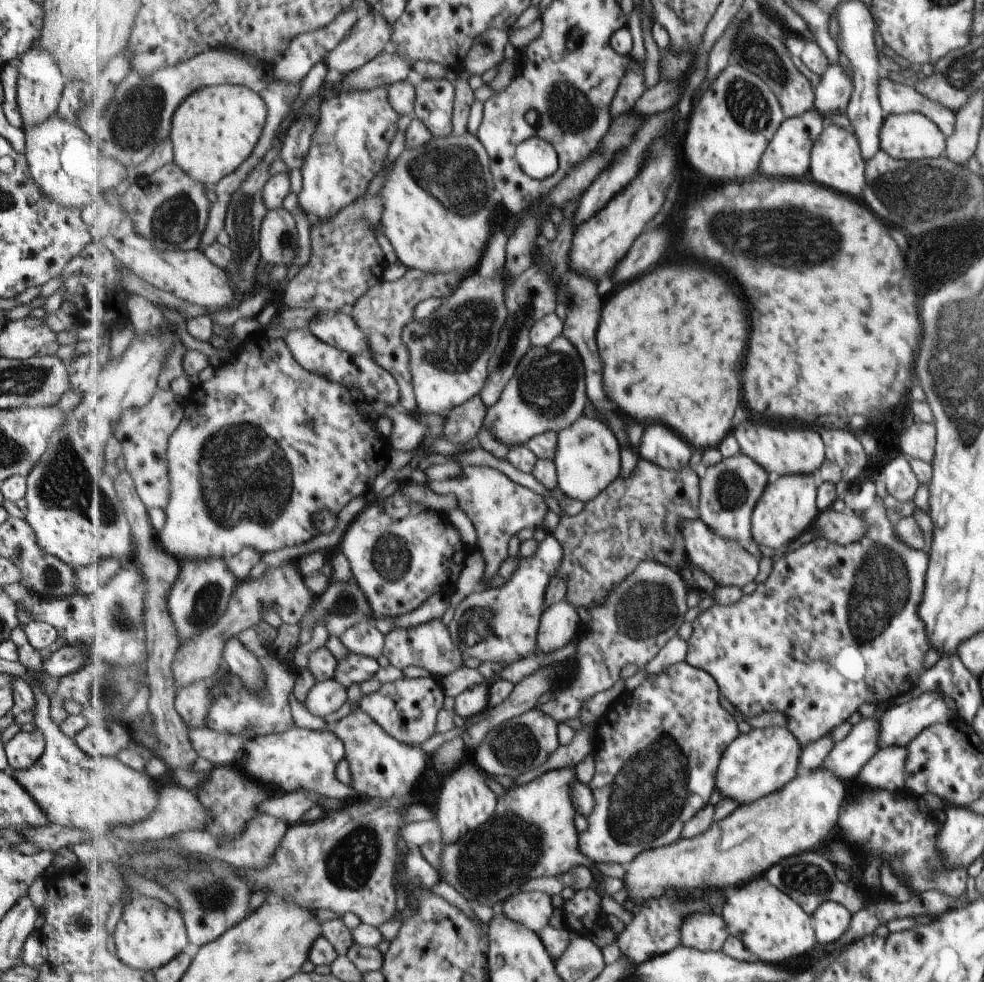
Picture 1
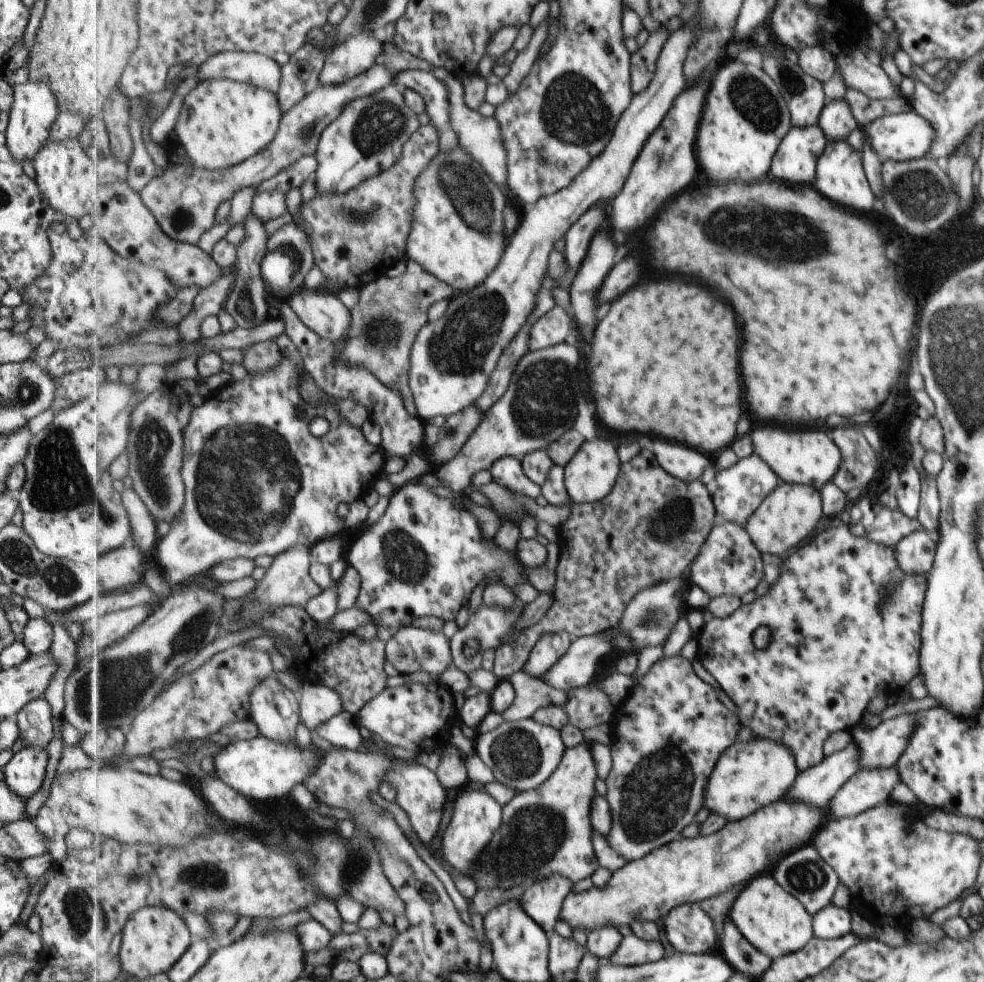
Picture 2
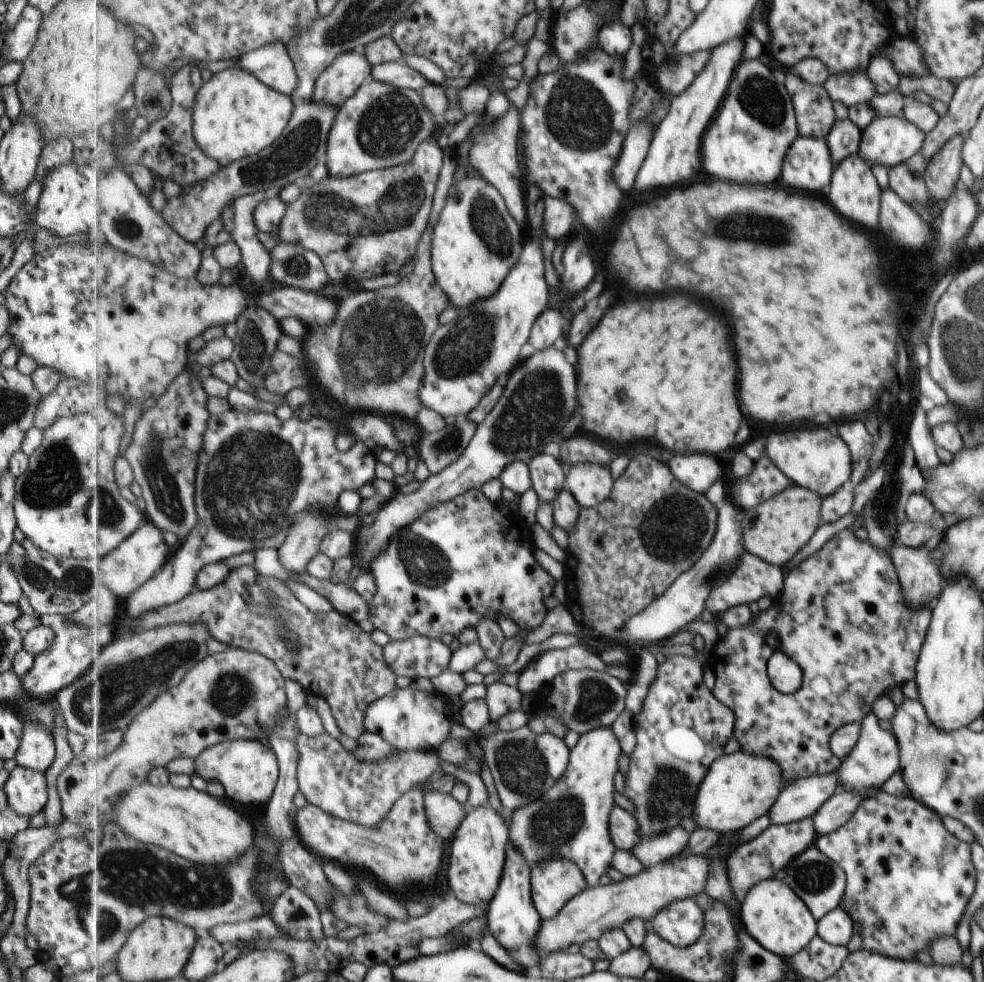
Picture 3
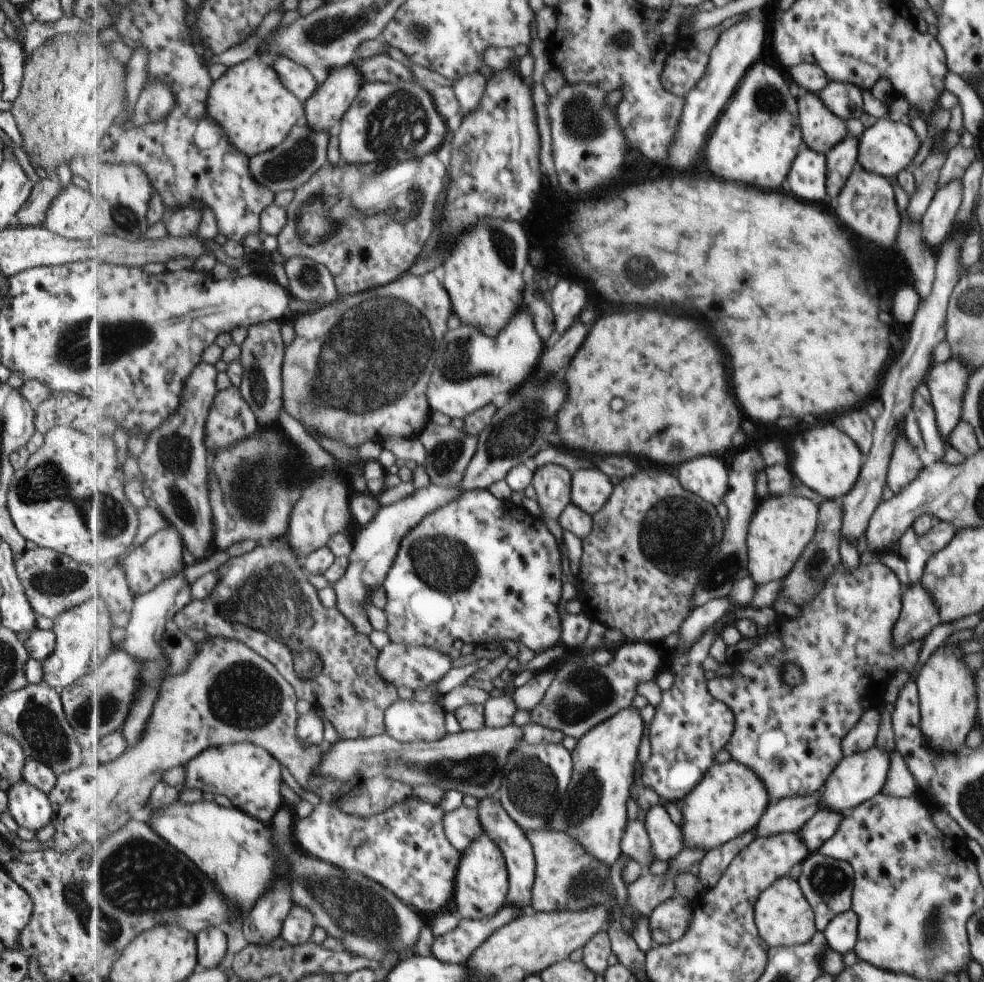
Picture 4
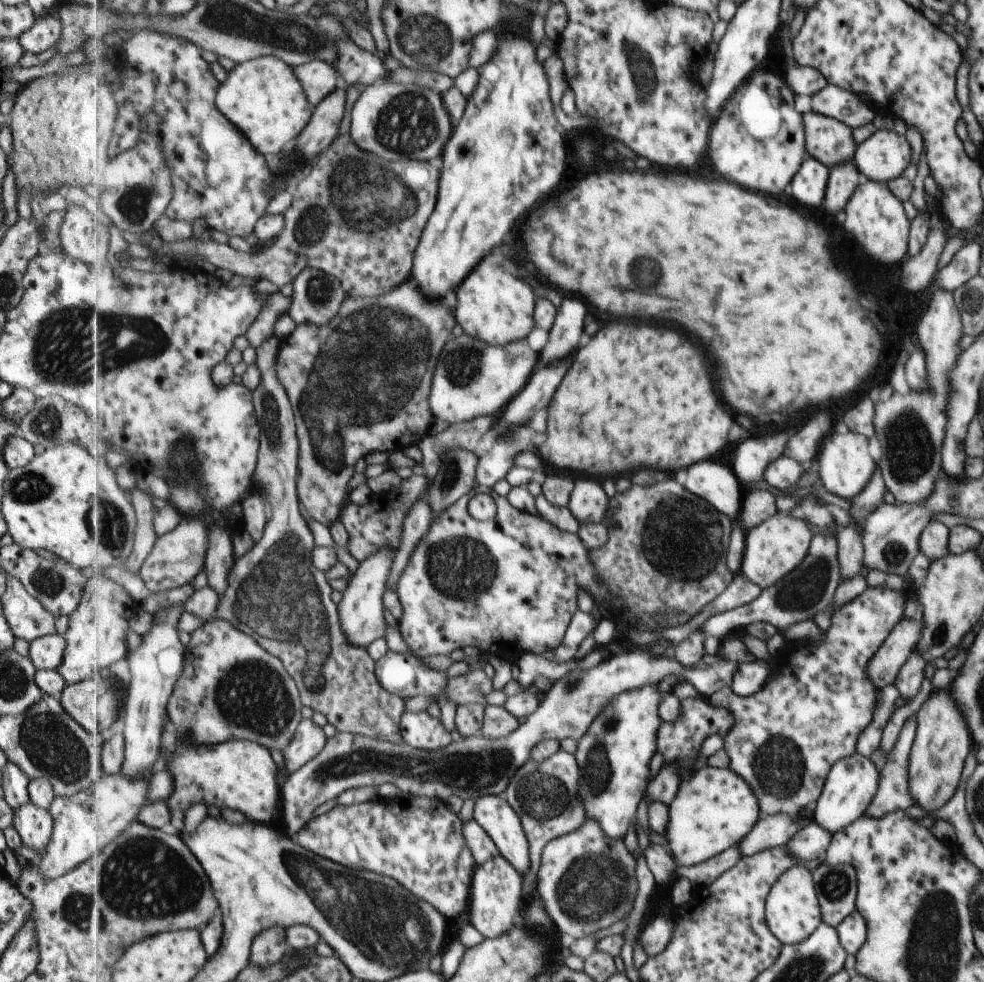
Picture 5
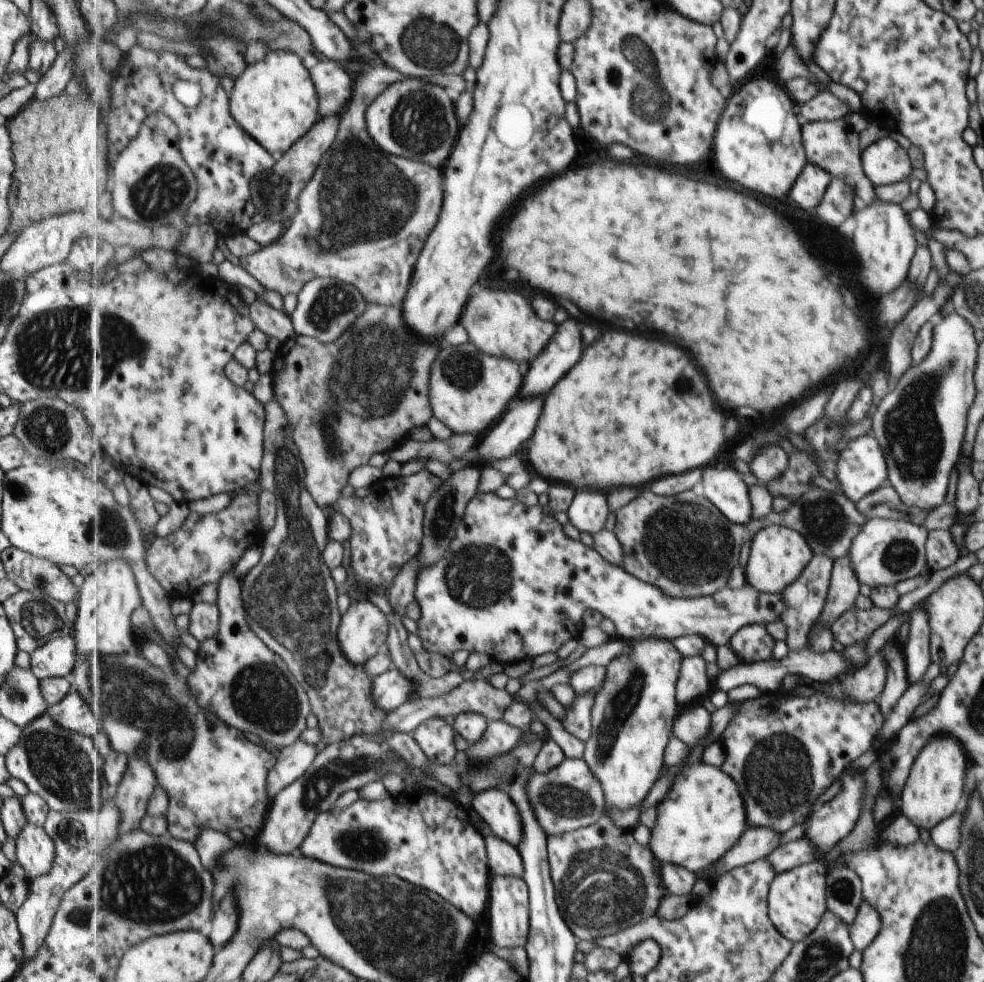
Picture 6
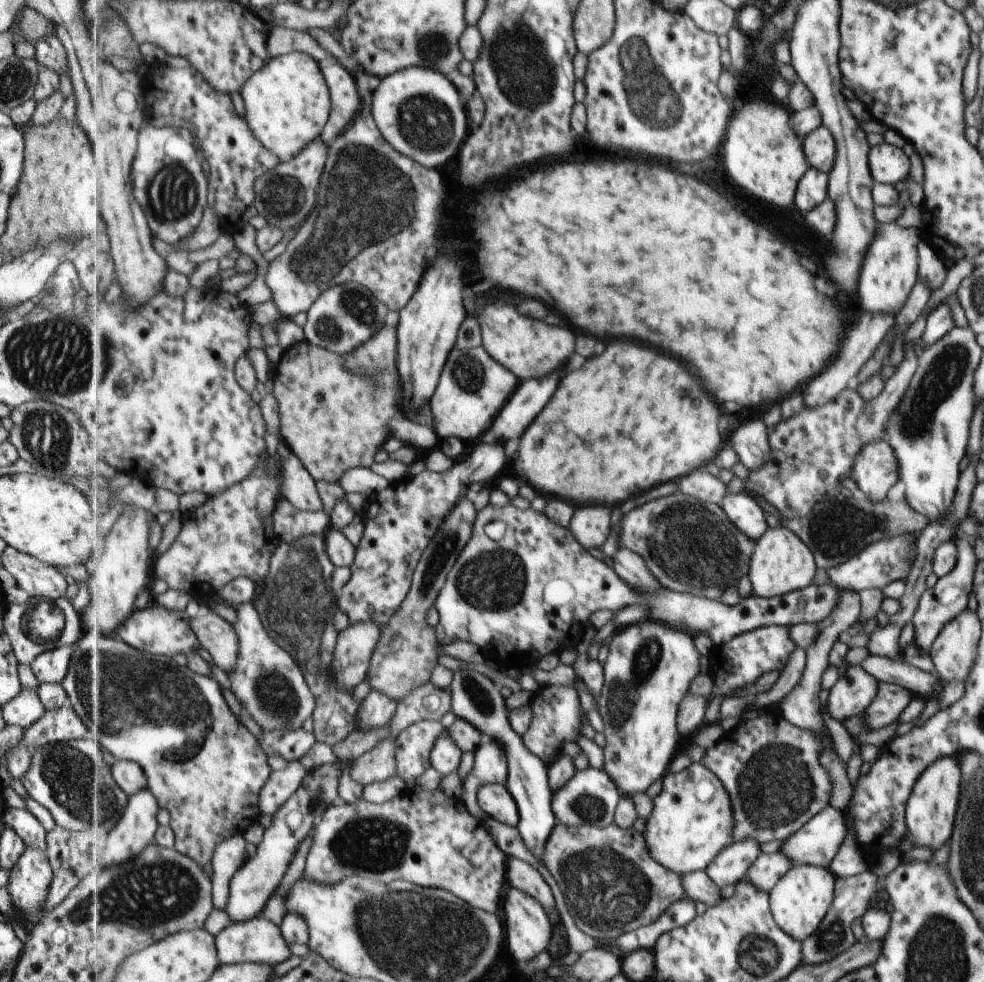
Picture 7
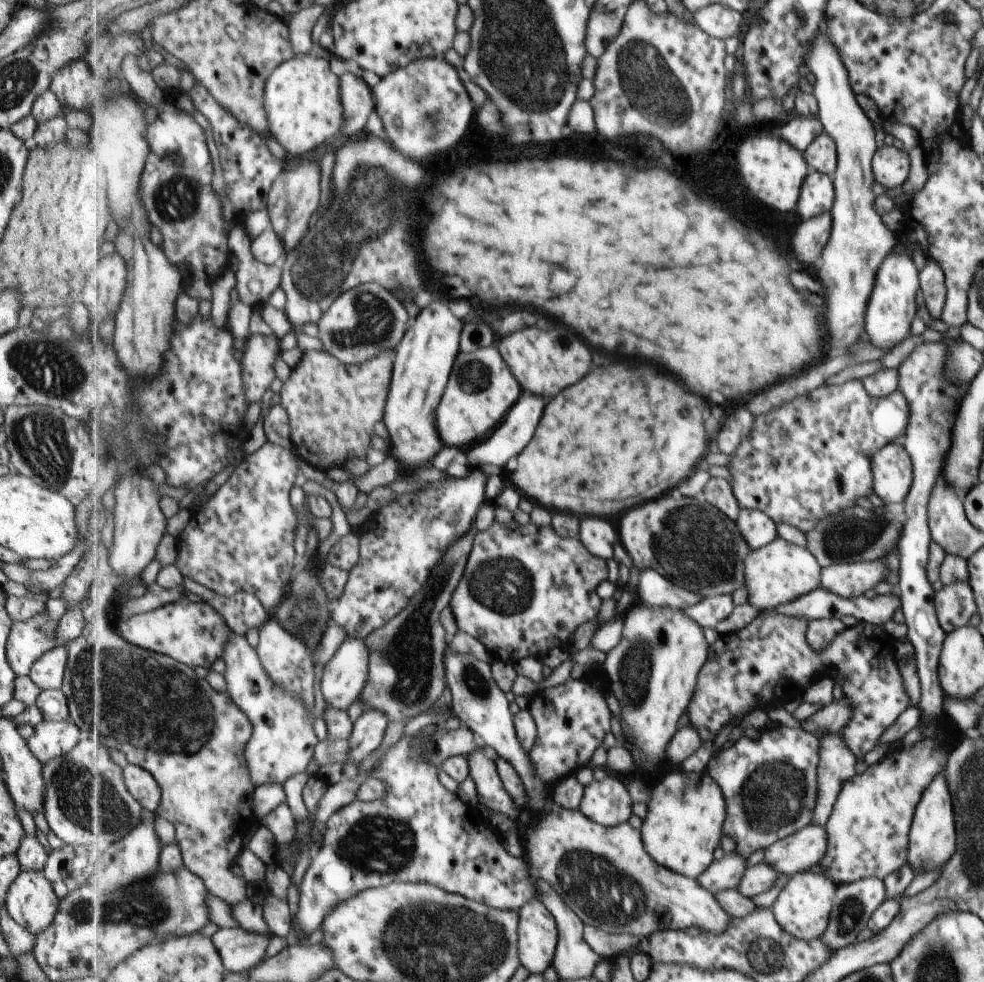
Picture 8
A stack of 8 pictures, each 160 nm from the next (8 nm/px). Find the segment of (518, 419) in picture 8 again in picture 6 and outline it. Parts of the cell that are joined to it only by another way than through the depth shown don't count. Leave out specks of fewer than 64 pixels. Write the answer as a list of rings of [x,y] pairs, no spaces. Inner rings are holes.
[[[569,320],[559,326],[555,342],[533,362],[531,372],[527,373],[527,382],[523,384],[523,396],[545,398],[555,384],[581,360],[583,338],[575,320]]]

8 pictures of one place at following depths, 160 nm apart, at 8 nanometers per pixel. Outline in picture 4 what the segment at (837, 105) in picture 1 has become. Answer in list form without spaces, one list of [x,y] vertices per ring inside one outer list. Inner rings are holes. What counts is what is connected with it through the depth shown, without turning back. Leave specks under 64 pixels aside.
[[[847,135],[825,154],[826,196],[834,202],[858,157],[858,139]]]

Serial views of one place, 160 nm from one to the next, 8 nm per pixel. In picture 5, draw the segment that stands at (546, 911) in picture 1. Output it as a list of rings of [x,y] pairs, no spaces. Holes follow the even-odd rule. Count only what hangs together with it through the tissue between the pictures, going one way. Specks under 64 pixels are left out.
[[[588,819],[574,832],[555,838],[543,850],[536,895],[543,900],[543,906],[551,916],[556,929],[574,939],[589,936],[627,918],[635,908],[637,892],[639,892],[639,880],[637,880],[637,860],[633,852],[627,850],[624,840],[612,841],[611,838],[607,838],[601,824],[595,820]]]

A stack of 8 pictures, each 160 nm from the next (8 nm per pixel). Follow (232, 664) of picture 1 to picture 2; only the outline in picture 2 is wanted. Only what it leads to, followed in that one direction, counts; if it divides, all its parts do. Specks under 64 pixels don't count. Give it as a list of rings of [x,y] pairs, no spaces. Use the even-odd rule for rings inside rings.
[[[274,676],[259,682],[251,694],[252,719],[262,736],[274,742],[291,742],[299,726],[300,700]]]

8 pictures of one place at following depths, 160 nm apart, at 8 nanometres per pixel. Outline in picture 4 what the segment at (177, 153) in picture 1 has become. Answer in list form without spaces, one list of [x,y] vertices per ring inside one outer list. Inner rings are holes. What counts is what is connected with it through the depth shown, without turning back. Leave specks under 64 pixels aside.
[[[257,52],[246,61],[230,67],[220,79],[214,82],[210,90],[207,99],[210,117],[213,117],[222,126],[231,142],[251,158],[281,145],[290,136],[295,125],[306,121],[305,103],[283,84],[278,70],[271,66],[271,62],[267,58],[261,57]]]

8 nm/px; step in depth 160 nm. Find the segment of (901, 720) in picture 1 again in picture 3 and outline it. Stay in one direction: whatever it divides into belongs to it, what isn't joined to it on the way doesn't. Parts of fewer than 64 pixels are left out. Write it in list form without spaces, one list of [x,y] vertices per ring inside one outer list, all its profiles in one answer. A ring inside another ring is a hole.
[[[869,712],[864,721],[860,722],[858,741],[852,746],[849,754],[841,760],[836,769],[838,780],[837,791],[847,793],[865,793],[880,786],[898,770],[898,746],[892,732],[882,730],[877,725],[876,716]]]

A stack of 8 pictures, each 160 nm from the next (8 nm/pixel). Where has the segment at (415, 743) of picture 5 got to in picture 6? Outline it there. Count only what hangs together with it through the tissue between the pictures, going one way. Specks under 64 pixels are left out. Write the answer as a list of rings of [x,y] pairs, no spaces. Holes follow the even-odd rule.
[[[436,717],[417,726],[412,734],[430,762],[454,765],[457,756],[455,732],[443,718]]]

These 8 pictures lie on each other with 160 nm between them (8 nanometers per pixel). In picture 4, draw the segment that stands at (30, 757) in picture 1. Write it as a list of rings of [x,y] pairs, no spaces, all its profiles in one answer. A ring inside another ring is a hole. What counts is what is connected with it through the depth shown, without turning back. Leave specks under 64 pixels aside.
[[[20,780],[6,791],[6,811],[18,827],[33,830],[42,829],[50,822],[50,802],[40,790]]]

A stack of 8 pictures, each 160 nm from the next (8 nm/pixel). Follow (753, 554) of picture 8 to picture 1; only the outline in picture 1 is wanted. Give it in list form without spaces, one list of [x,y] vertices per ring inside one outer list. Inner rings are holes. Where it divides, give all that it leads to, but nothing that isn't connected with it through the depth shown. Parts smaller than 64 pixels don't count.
[[[811,476],[772,477],[759,497],[759,506],[755,506],[752,517],[753,539],[757,545],[767,548],[785,547],[787,542],[797,538],[805,528],[816,520],[817,508],[815,508],[815,484]]]

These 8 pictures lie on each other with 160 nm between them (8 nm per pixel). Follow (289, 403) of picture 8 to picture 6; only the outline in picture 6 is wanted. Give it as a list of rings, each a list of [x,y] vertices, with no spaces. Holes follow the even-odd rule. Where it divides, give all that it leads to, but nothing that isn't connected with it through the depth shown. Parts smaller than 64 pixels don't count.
[[[370,304],[366,312],[367,318],[363,314],[357,320],[357,324],[349,332],[346,332],[343,338],[339,338],[339,343],[337,341],[335,343],[324,343],[319,339],[305,335],[297,335],[295,338],[289,339],[286,343],[281,343],[277,350],[273,373],[271,374],[274,382],[274,398],[282,404],[283,410],[290,420],[294,441],[297,443],[298,449],[300,450],[300,457],[306,466],[306,483],[308,489],[320,504],[328,519],[336,513],[335,508],[332,508],[332,506],[339,502],[341,492],[343,492],[345,485],[349,483],[350,474],[355,469],[363,465],[368,465],[371,462],[371,456],[373,454],[378,452],[391,452],[393,448],[397,448],[397,446],[402,444],[403,440],[410,438],[411,432],[415,427],[425,426],[426,422],[429,422],[429,418],[434,416],[434,410],[429,400],[429,380],[431,380],[431,366],[433,366],[435,358],[437,358],[439,346],[437,344],[427,346],[413,332],[409,332],[409,328],[407,328],[407,324],[403,320],[403,310],[397,308],[397,306],[389,308],[385,305]]]

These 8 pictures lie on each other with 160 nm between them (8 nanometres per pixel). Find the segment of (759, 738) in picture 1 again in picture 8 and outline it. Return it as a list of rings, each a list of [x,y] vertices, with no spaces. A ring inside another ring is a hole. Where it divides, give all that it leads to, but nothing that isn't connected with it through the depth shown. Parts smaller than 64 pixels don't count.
[[[682,768],[664,771],[653,782],[652,797],[642,824],[646,849],[661,866],[684,877],[698,879],[715,860],[727,817],[726,796],[708,772],[687,772]]]

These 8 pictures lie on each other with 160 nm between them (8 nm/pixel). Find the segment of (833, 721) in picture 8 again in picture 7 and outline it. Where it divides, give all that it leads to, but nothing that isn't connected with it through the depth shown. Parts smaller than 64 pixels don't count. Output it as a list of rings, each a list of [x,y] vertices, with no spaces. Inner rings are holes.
[[[860,665],[847,666],[845,678],[837,679],[828,690],[824,710],[833,720],[842,723],[857,717],[872,703],[878,681]]]

